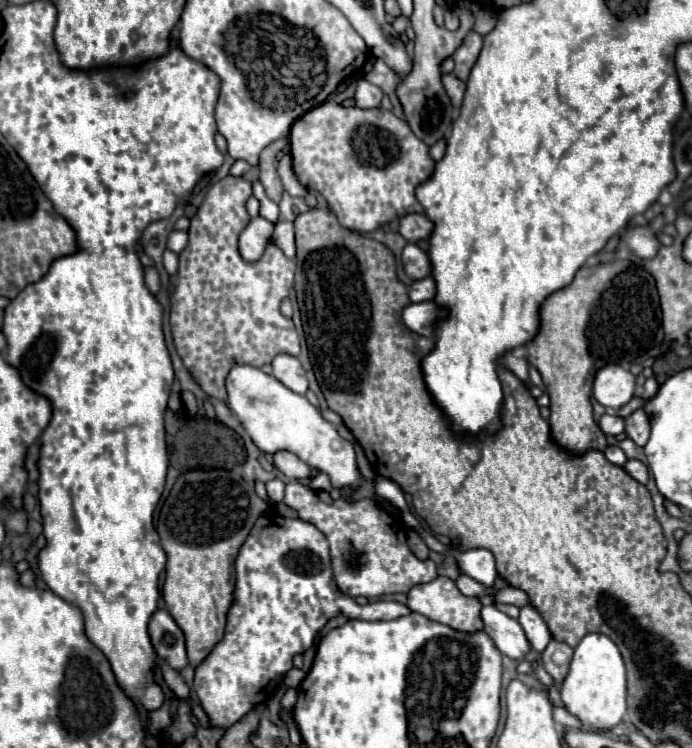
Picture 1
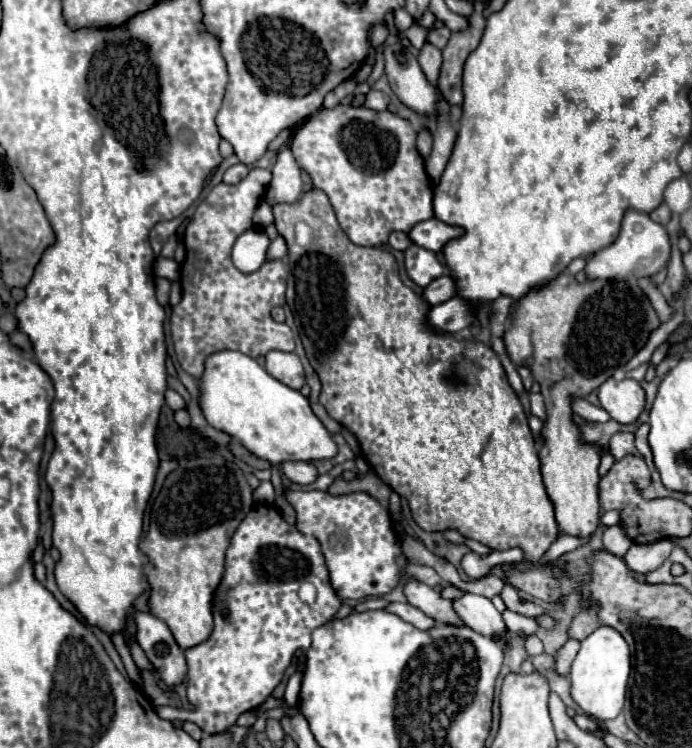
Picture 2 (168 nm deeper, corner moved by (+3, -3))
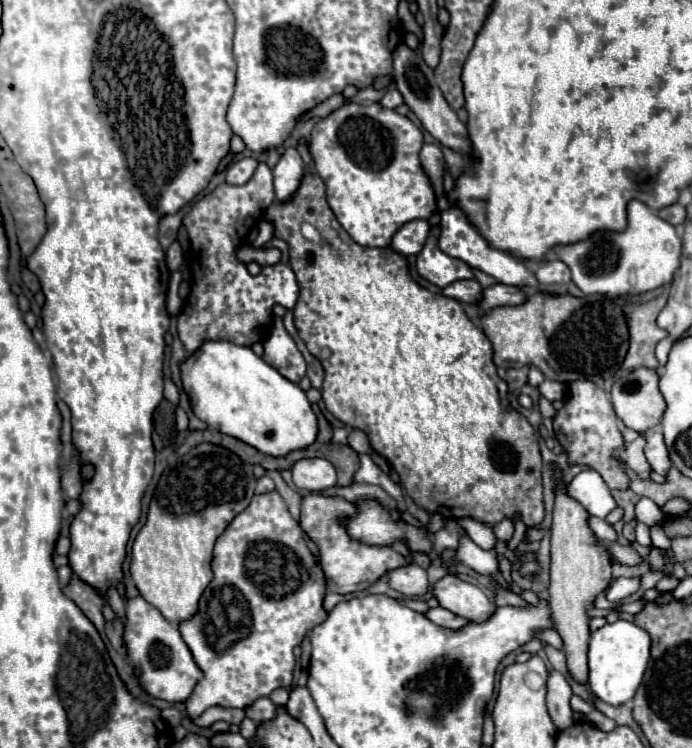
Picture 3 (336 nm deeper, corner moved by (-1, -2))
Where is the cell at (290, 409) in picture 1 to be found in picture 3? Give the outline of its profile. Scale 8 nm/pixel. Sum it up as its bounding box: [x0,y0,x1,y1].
[180,341,318,457]

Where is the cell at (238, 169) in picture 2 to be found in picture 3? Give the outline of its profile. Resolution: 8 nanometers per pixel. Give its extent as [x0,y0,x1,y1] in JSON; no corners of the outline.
[226,157,258,185]

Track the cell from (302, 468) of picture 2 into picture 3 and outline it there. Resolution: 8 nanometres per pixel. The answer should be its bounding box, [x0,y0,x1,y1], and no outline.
[292,459,336,493]

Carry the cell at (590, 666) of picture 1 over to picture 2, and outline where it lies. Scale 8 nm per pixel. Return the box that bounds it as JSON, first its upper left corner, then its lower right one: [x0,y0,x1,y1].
[570,626,630,720]

